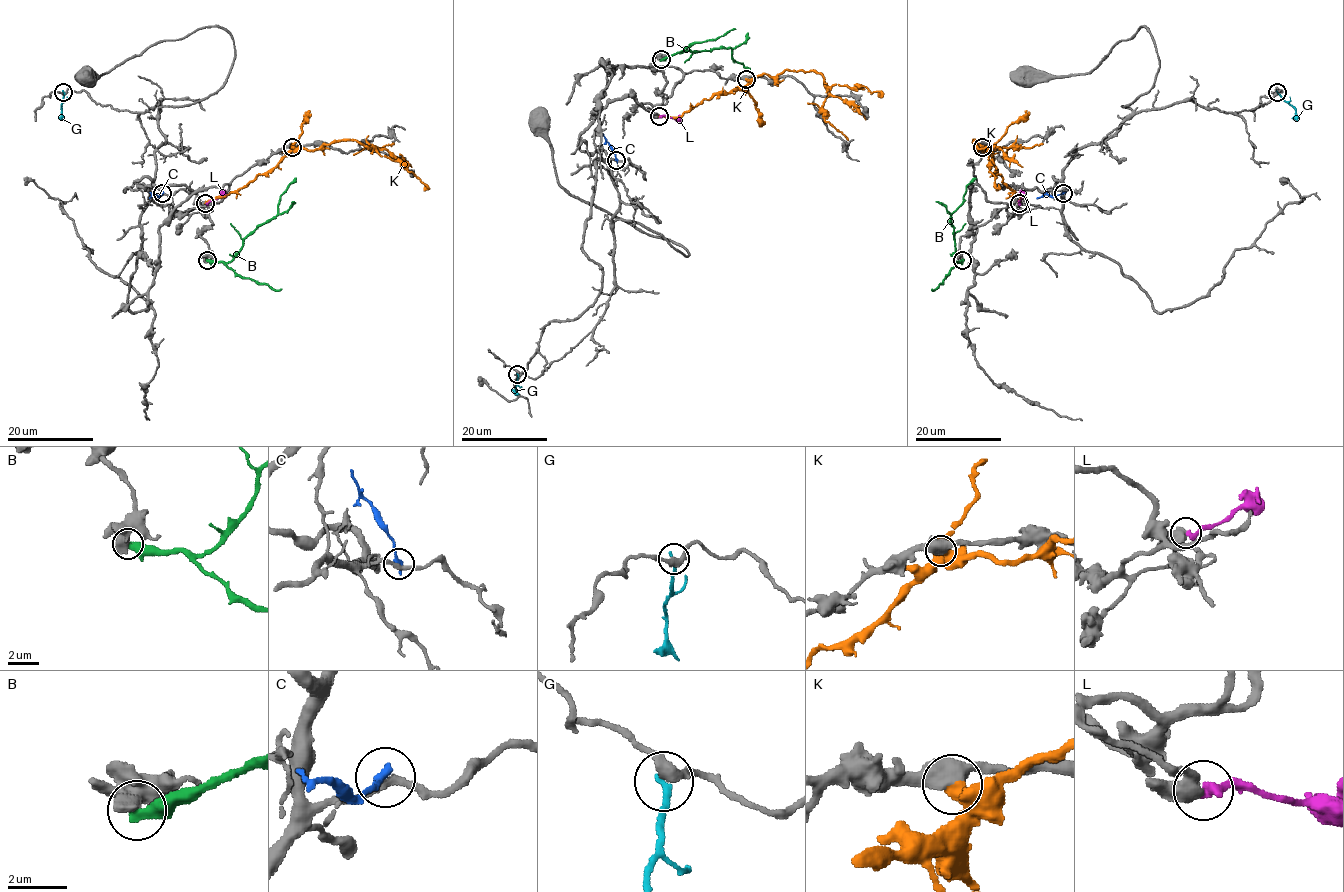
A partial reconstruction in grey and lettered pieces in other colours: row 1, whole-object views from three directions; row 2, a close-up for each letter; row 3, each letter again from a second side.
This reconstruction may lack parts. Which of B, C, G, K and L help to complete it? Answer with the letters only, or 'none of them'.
L

